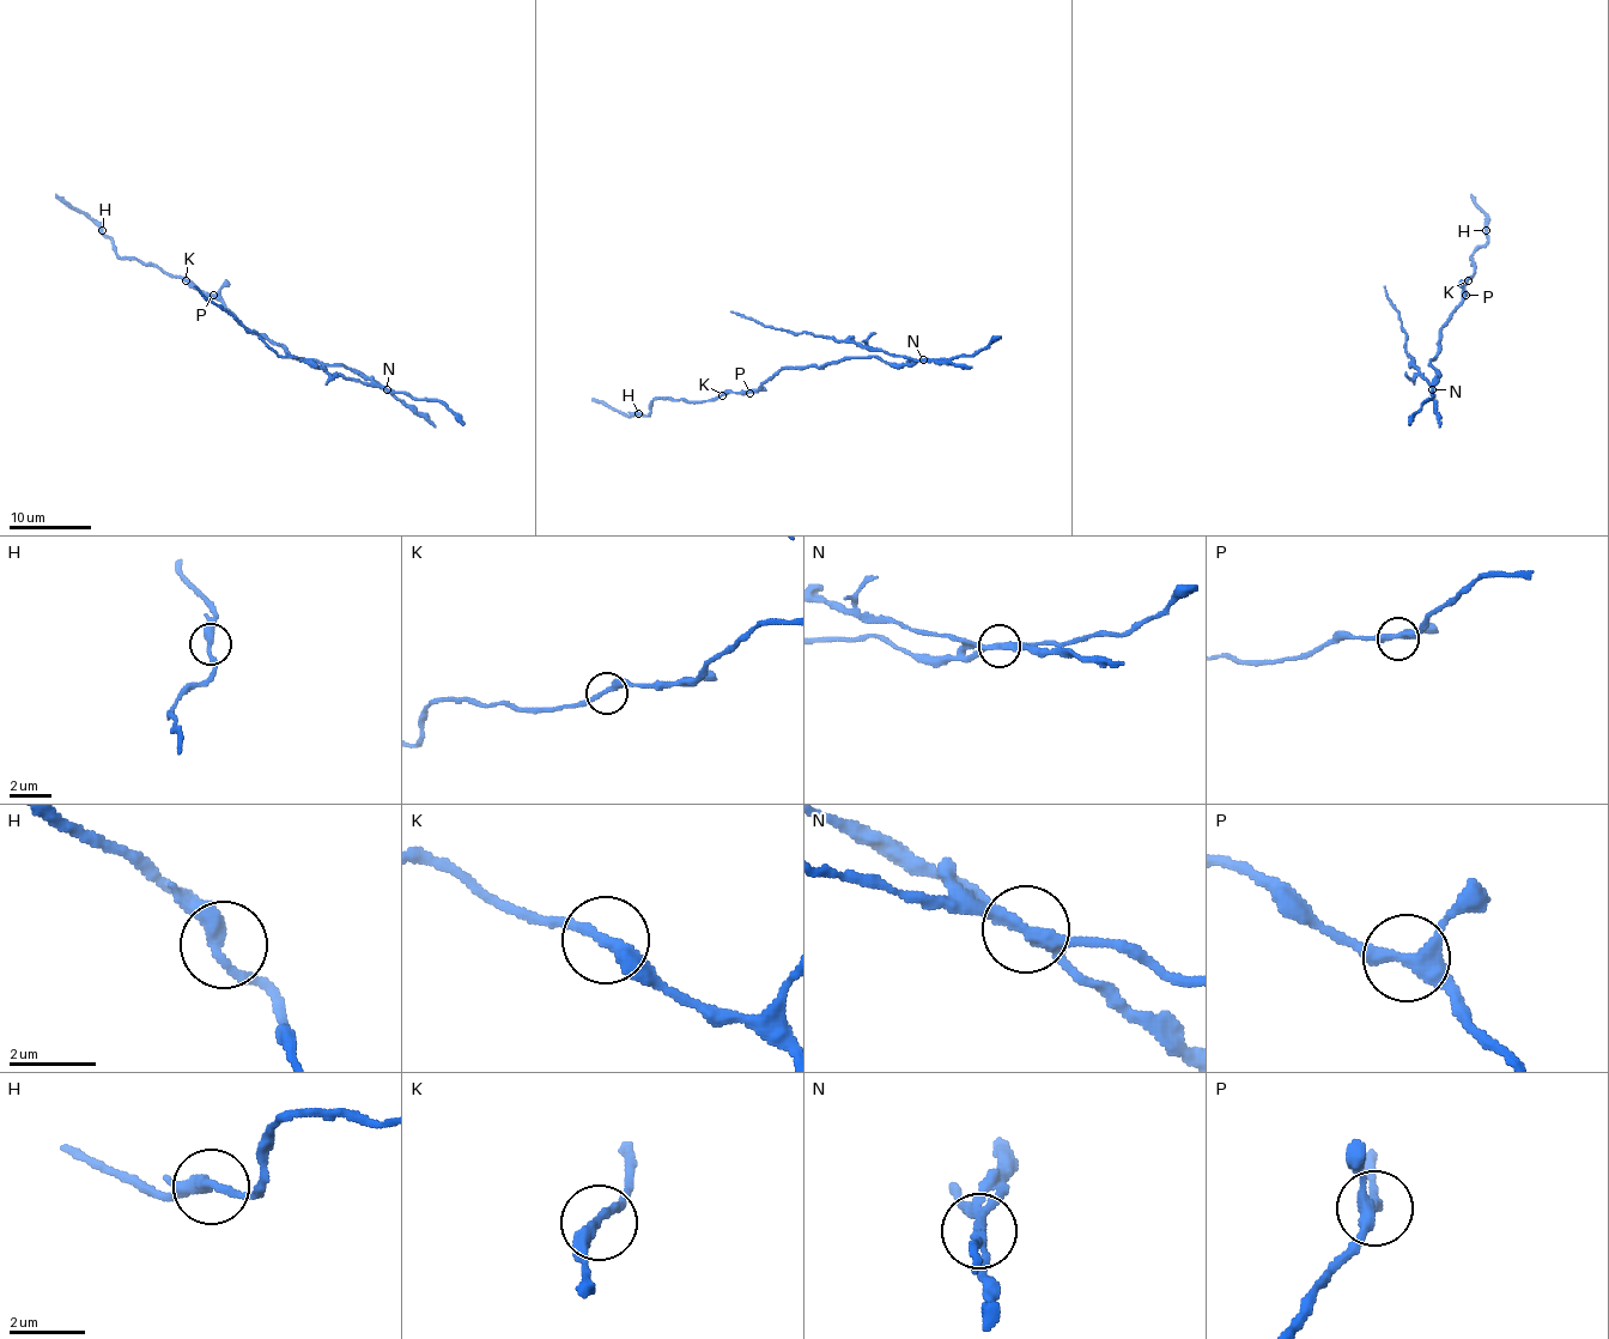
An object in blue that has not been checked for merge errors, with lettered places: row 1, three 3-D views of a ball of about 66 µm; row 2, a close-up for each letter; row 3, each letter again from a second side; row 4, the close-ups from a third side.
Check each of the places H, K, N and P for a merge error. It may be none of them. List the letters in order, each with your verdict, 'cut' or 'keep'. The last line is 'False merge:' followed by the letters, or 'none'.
H: keep
K: keep
N: cut
P: keep
False merge: N

